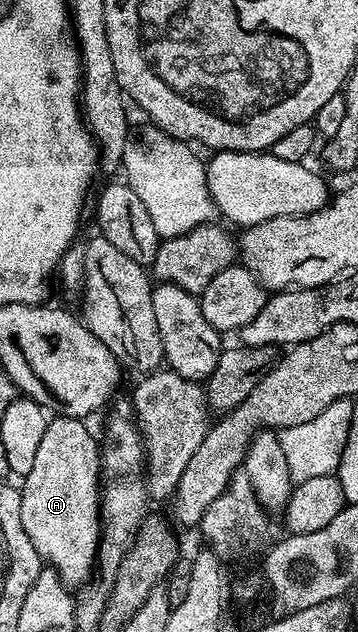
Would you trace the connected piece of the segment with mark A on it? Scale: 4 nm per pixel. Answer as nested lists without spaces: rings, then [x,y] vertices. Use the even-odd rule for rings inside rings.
[[[73,416],[51,419],[44,438],[40,438],[32,470],[28,470],[20,484],[24,534],[28,534],[38,555],[58,571],[68,586],[82,586],[91,579],[98,558],[98,536],[102,532],[100,444],[82,424],[85,423]]]

